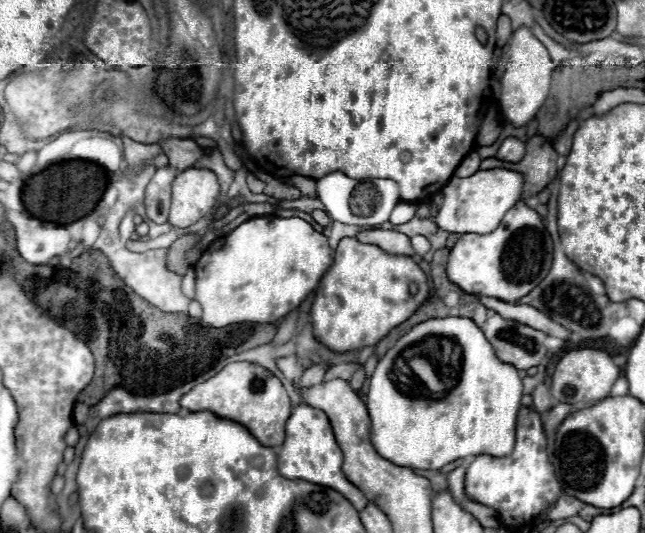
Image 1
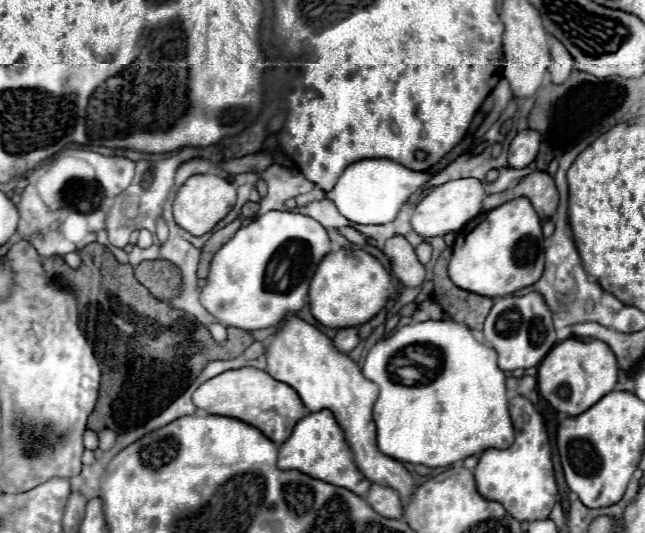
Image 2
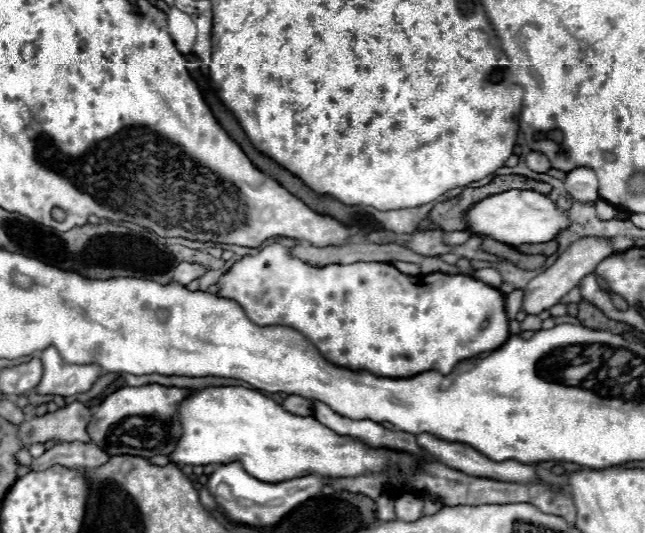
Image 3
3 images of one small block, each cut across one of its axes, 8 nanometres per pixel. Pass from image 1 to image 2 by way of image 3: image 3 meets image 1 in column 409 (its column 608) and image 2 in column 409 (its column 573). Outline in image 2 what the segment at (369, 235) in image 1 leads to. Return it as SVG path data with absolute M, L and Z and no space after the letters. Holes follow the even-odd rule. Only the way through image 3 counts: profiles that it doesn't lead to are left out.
M394 236L386 240L384 254L388 256L392 270L404 288L416 288L422 284L424 266L418 262L414 248L408 244L406 238Z

